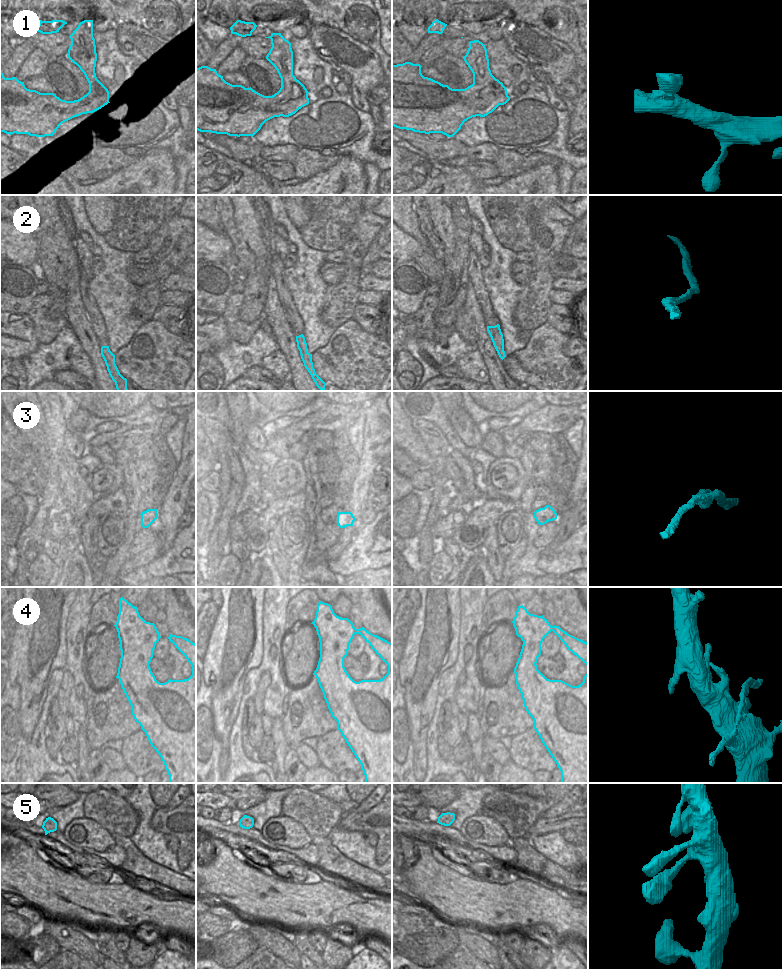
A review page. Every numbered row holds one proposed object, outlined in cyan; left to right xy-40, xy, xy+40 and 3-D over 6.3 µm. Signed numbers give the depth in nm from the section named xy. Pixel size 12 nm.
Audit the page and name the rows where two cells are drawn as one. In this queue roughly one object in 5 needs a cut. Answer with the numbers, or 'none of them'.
none of them

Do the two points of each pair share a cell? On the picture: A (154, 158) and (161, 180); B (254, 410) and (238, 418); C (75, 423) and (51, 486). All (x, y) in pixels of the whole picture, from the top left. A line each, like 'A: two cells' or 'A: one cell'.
A: one cell
B: two cells
C: two cells

